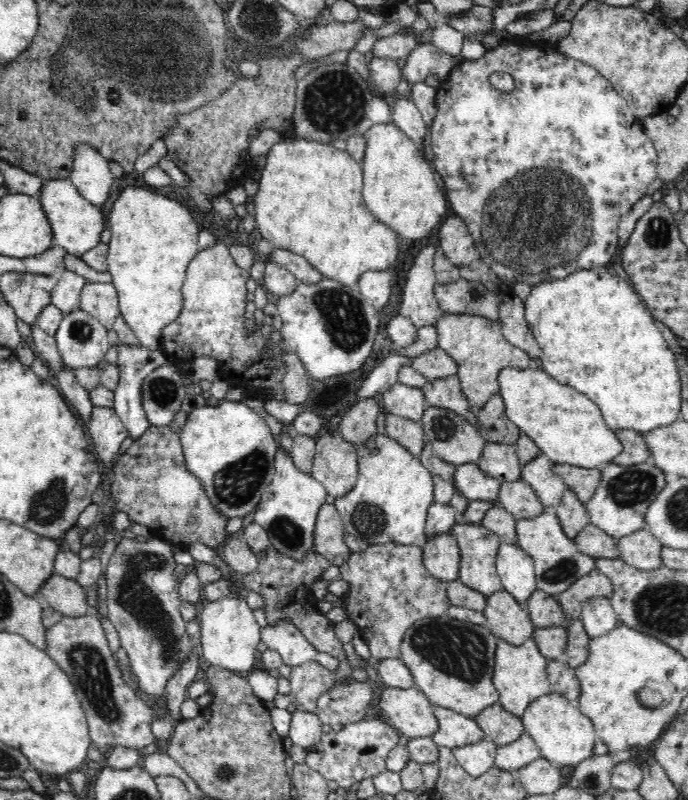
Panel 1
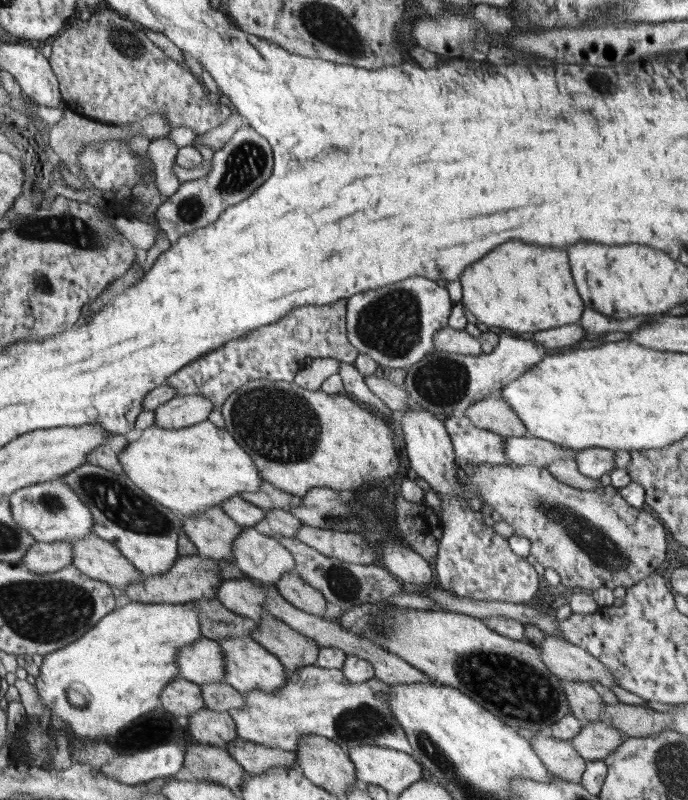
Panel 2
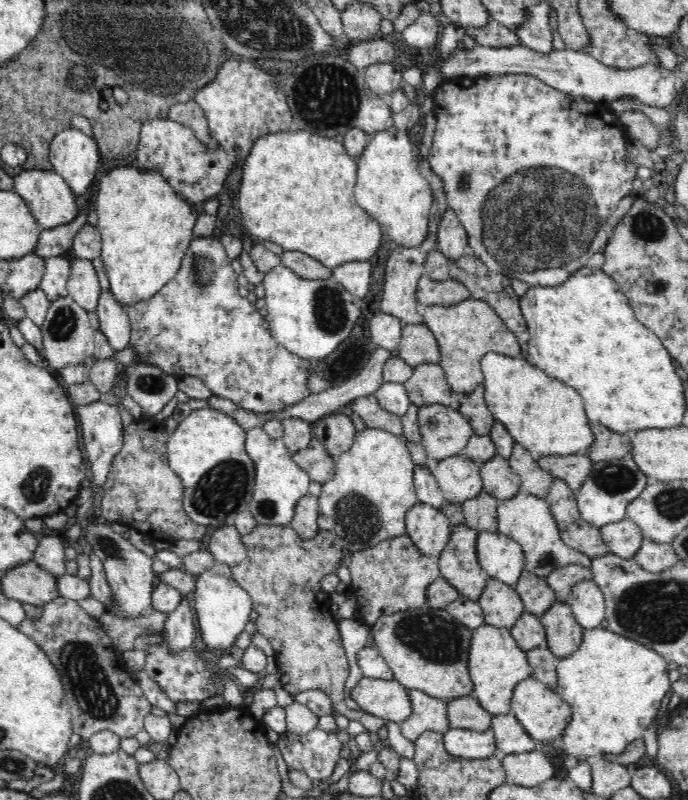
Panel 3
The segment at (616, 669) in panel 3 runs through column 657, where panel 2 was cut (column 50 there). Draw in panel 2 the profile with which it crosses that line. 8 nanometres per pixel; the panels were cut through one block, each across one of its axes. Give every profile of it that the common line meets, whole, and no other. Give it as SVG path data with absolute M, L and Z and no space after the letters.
M129 602L123 608L115 608L109 616L103 616L103 620L99 620L87 634L83 634L73 644L43 654L39 674L31 680L31 684L35 686L43 712L47 710L51 716L59 718L65 724L65 734L73 736L79 742L85 742L85 738L89 742L105 740L107 736L115 736L121 728L129 726L133 718L145 716L159 704L159 694L179 674L175 664L177 650L199 638L203 636L193 606Z

